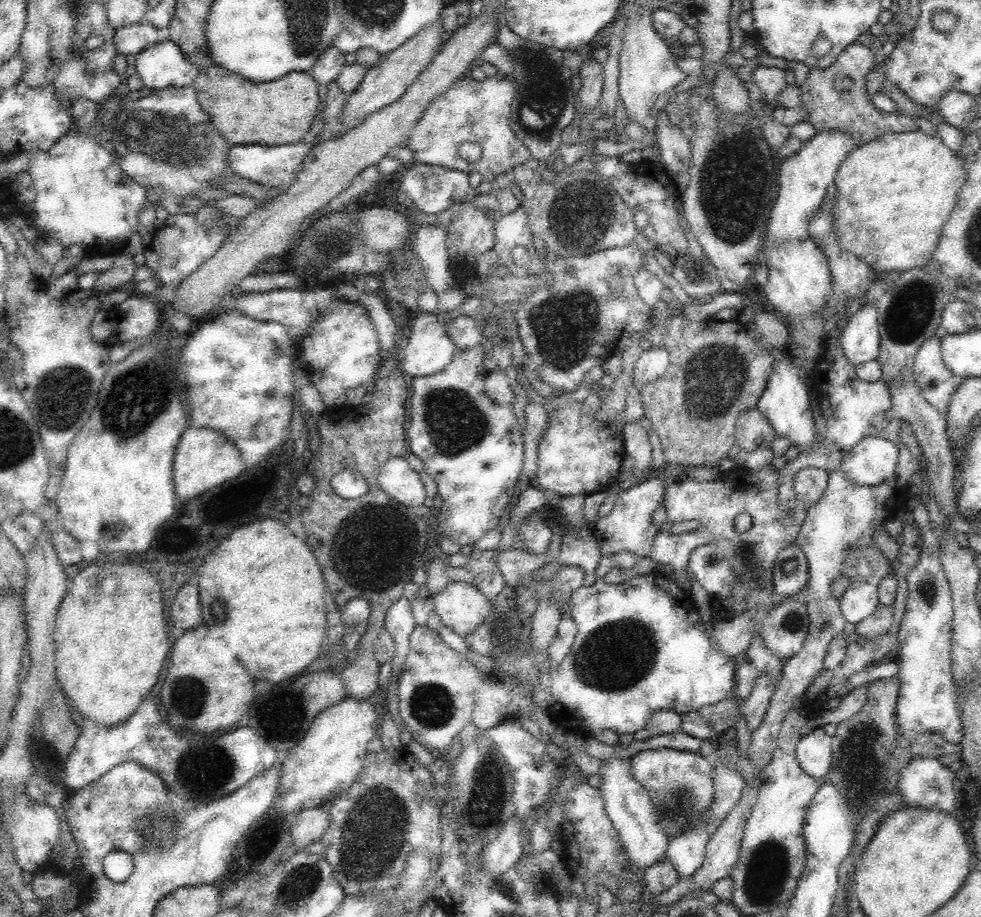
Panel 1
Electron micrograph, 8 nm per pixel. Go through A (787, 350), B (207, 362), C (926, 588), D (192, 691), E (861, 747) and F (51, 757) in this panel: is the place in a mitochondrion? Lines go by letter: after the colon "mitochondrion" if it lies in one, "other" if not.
A: other
B: other
C: mitochondrion
D: mitochondrion
E: mitochondrion
F: other

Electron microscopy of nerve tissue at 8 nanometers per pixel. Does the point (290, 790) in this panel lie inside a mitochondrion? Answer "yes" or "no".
no

